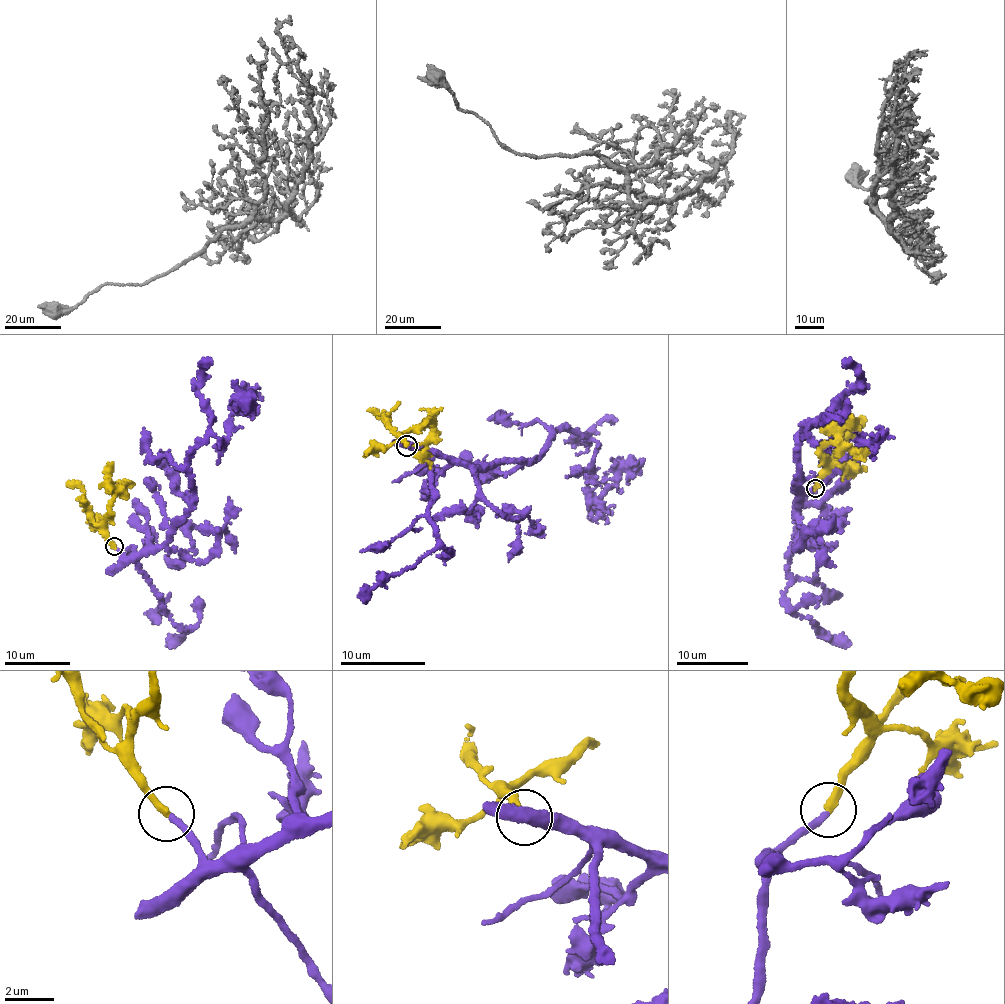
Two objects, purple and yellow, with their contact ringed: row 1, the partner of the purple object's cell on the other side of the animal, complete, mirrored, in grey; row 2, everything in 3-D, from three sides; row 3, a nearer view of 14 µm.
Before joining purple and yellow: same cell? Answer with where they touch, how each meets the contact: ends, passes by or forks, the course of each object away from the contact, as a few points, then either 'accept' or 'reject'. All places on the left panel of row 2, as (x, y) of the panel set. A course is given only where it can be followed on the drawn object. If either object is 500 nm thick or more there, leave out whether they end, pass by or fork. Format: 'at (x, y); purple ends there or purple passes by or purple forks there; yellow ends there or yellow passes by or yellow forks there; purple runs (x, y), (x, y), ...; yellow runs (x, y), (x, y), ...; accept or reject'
at (114, 546); purple ends there; yellow ends there; purple runs (114, 545), (135, 561), (167, 540), (193, 500), (188, 456), (211, 436), (228, 437), (239, 404), (251, 418); yellow runs (114, 545), (107, 536), (106, 517), (115, 496), (127, 484), (135, 484); accept

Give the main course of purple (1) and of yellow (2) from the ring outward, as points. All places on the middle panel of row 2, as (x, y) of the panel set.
1: (407, 445), (476, 468), (534, 460), (560, 426), (596, 440), (589, 487), (627, 468), (626, 479)
2: (407, 445), (401, 438), (410, 429), (427, 419), (433, 423), (435, 438), (426, 446), (430, 469)

